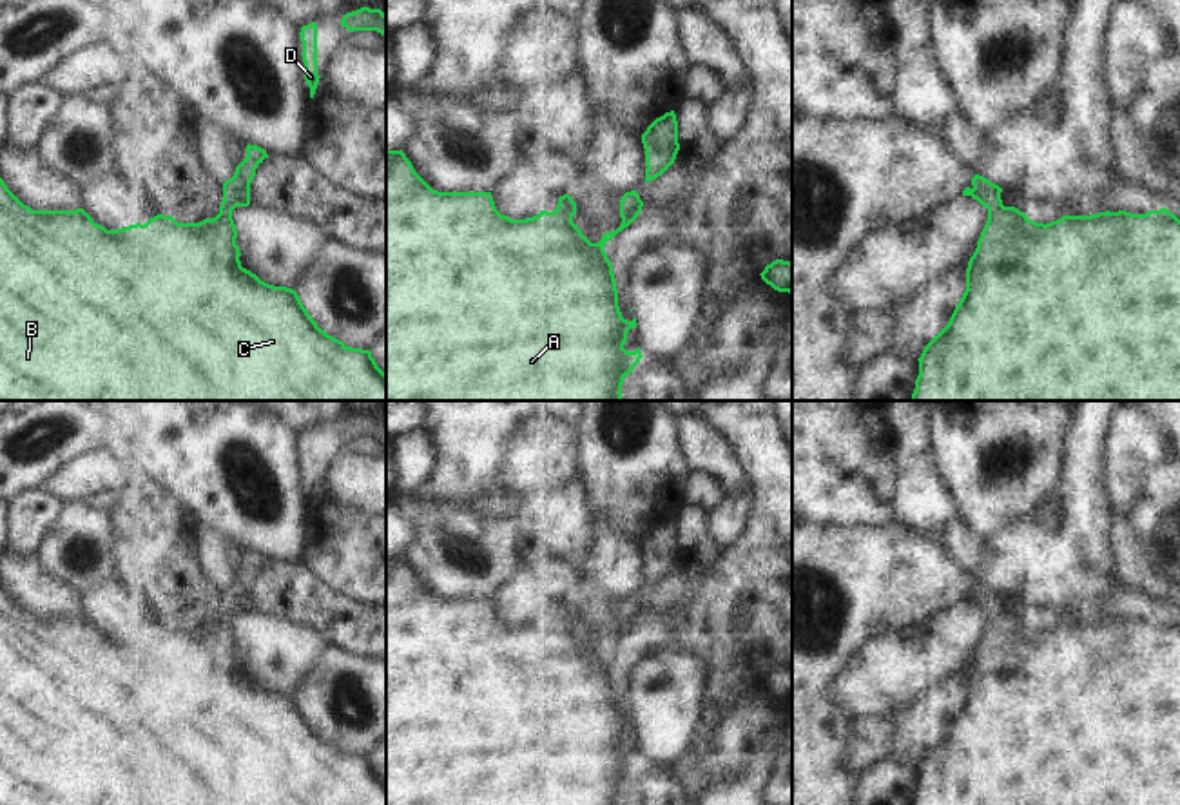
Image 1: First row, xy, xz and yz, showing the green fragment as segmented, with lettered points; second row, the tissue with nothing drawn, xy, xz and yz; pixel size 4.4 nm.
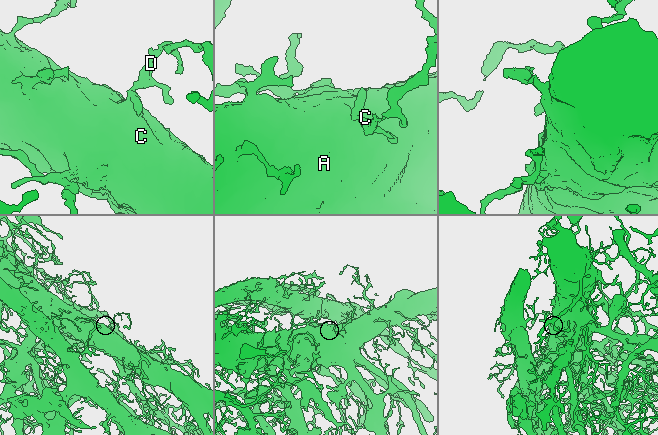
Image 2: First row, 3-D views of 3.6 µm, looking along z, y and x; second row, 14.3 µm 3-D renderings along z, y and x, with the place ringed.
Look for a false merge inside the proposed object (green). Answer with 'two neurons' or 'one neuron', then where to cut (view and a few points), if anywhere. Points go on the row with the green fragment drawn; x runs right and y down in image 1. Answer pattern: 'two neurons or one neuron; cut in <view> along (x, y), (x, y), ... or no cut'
one neuron; no cut

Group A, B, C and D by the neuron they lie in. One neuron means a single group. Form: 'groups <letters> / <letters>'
groups A B C D

